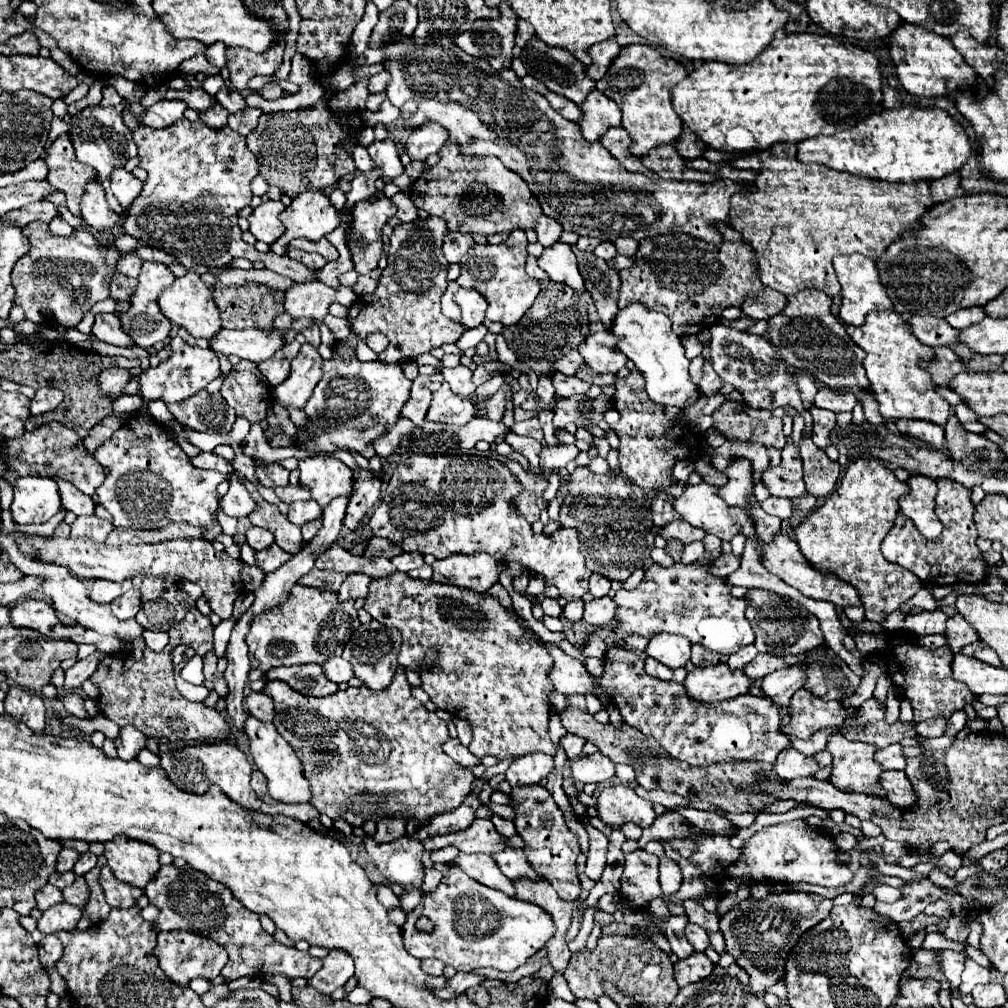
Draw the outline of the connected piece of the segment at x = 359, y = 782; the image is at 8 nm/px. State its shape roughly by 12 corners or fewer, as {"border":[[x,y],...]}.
{"border":[[400,665],[382,691],[262,693],[310,803],[354,827],[460,807],[474,781]]}

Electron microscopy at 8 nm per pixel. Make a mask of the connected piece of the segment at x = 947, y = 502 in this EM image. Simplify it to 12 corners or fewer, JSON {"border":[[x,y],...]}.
{"border":[[938,479],[940,539],[898,517],[882,543],[888,561],[924,583],[980,583],[970,489]]}

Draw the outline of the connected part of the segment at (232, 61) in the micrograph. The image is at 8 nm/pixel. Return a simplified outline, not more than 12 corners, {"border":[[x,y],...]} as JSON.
{"border":[[284,45],[262,55],[228,49],[234,89],[248,89],[254,77],[272,77]]}

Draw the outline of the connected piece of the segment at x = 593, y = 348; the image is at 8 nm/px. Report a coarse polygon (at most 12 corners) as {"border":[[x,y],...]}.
{"border":[[610,331],[590,335],[578,351],[596,373],[618,373],[628,361]]}

